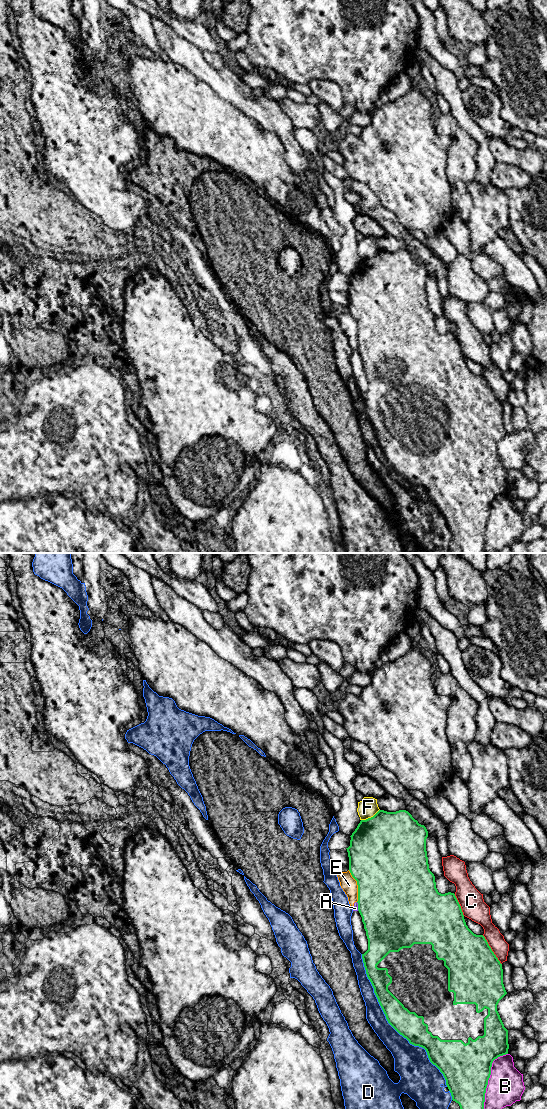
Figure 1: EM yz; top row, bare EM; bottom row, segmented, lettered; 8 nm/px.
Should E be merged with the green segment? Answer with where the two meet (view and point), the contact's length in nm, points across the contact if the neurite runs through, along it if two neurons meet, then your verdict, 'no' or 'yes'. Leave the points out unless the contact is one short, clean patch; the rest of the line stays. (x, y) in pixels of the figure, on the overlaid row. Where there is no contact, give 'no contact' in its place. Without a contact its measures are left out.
meets green in yz at (358, 886); contact 260 nm long; no

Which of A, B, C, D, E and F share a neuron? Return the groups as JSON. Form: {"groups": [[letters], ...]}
{"groups": [["A", "E"], ["B"], ["C"], ["D"], ["F"]]}

